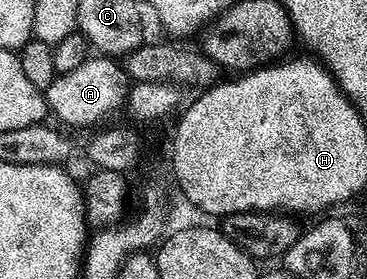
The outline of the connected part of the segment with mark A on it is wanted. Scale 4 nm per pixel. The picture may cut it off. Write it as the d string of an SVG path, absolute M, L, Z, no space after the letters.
M89 57L82 61L82 65L70 69L70 73L57 75L43 92L49 112L53 116L57 115L65 128L88 127L91 123L114 114L119 107L123 108L128 98L129 86L130 80L124 74L123 66L115 58Z

